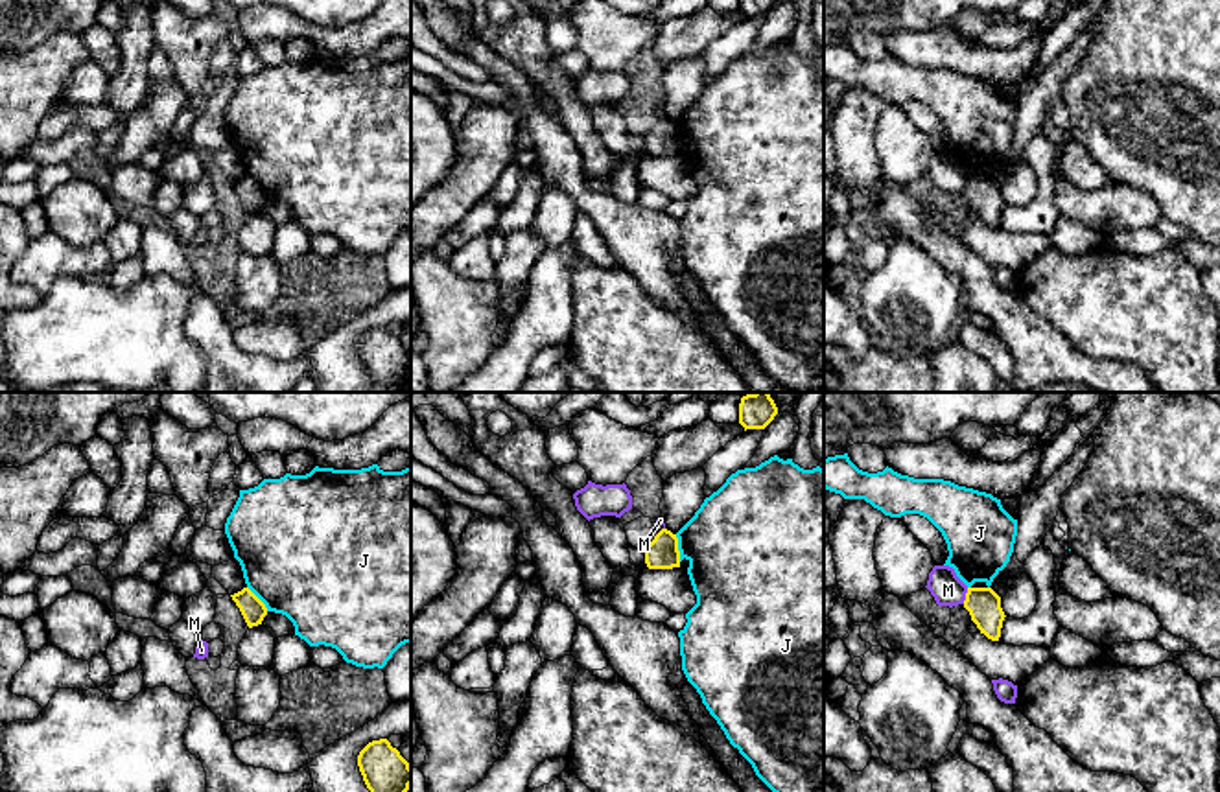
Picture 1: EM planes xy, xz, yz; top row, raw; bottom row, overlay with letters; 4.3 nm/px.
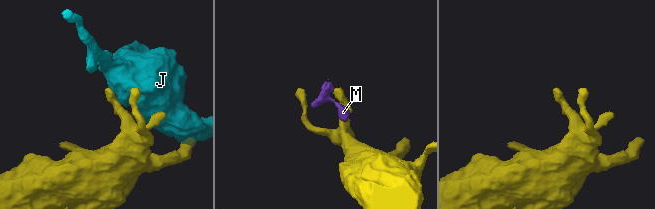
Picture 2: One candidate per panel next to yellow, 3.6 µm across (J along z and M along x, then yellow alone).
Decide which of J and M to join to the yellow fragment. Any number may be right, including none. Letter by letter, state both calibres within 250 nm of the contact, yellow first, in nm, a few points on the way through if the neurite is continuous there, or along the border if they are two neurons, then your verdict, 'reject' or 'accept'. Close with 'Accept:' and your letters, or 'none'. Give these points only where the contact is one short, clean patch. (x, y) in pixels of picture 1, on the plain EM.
J: 140/420 nm | reject
M: 140/140 nm | along yz (968, 175), (962, 190) | reject
Accept: none

